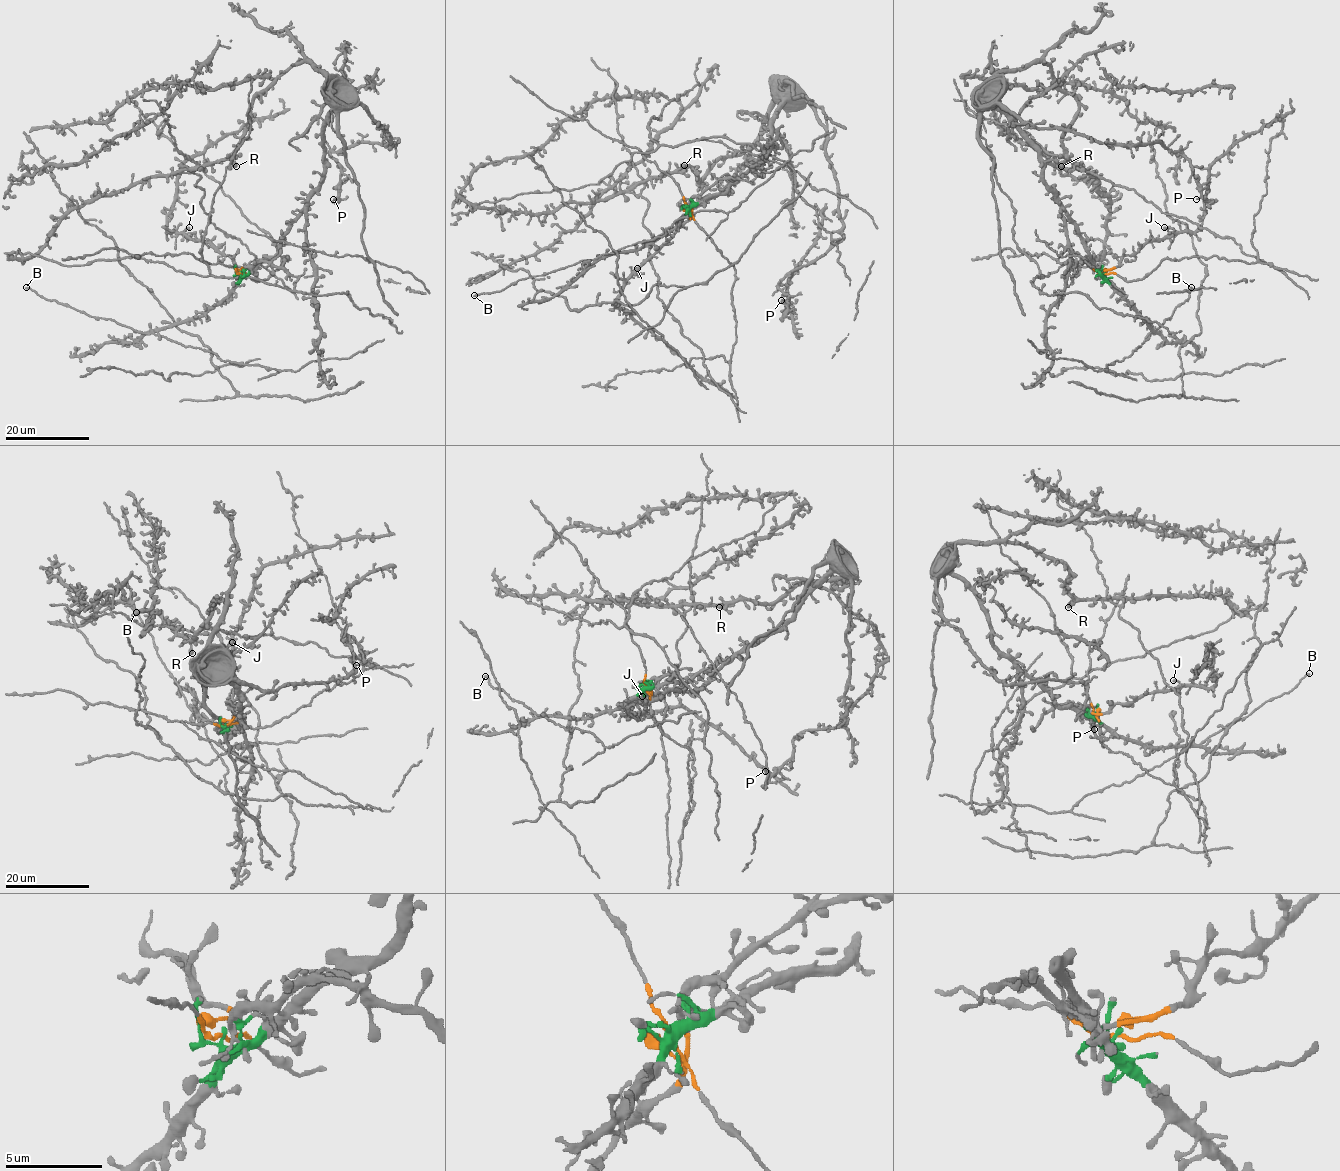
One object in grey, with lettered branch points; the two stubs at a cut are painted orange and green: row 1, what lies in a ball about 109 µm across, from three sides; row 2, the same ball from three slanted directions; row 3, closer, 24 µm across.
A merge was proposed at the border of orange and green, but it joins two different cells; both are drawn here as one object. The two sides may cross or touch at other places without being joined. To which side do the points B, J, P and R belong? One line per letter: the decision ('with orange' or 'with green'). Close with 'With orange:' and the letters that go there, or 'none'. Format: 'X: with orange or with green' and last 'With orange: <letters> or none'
B: with green
J: with orange
P: with green
R: with green
With orange: J

